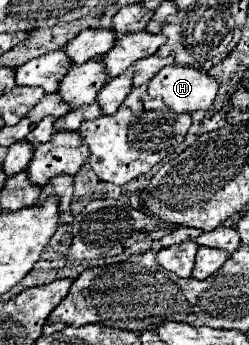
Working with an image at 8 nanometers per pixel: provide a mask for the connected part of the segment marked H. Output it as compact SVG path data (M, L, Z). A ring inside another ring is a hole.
M172 64L162 68L150 82L148 94L152 98L162 98L174 112L196 112L208 110L214 102L218 84L208 88L208 80L214 80L190 66Z

